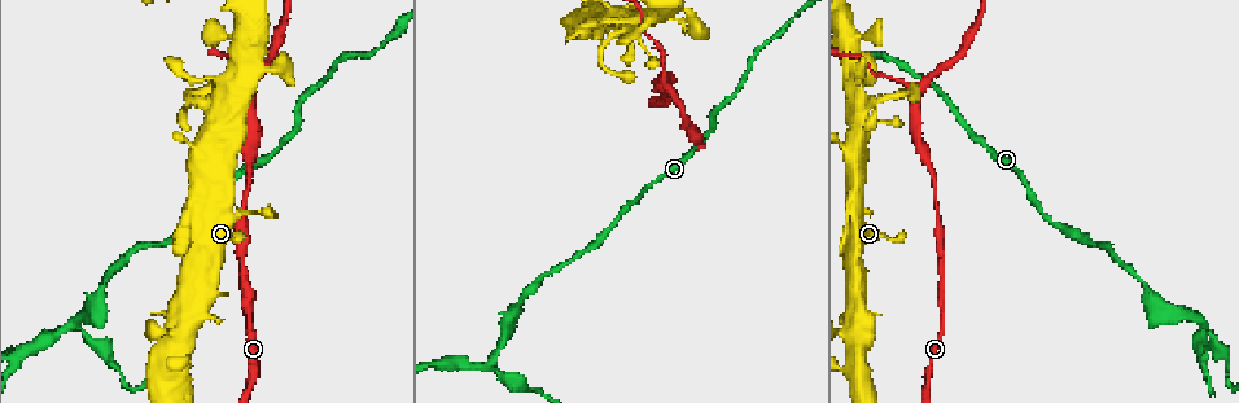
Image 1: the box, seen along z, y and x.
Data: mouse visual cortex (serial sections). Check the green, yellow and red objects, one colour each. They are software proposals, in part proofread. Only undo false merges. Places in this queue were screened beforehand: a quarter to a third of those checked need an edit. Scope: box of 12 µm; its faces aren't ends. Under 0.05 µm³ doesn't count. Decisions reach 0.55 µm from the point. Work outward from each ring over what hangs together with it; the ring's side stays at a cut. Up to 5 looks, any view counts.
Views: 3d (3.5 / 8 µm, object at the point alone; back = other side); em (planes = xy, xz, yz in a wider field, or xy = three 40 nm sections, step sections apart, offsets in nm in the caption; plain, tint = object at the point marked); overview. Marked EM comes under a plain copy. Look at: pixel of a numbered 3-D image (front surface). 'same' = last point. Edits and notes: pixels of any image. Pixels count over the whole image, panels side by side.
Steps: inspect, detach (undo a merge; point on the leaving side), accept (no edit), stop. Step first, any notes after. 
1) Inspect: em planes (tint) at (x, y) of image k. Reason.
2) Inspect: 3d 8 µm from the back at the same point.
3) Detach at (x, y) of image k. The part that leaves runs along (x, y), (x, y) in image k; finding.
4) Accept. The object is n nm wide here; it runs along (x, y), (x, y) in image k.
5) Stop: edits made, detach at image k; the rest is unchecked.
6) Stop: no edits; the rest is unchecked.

Inspect: 3d 8 µm at (663, 80) of image 1. Three-way junction.

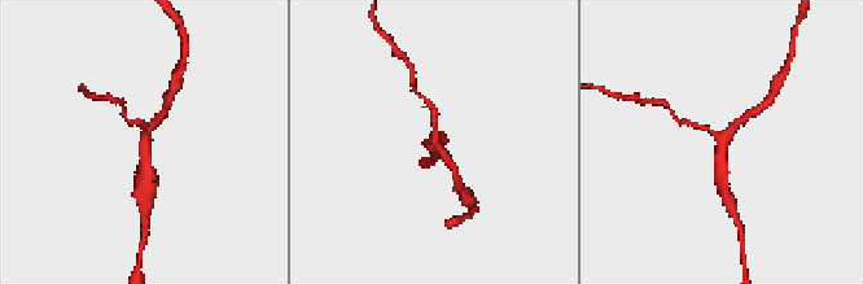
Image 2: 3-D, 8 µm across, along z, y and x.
Inspect: 3d 3.5 µm from the back at (723, 143) of image 2.

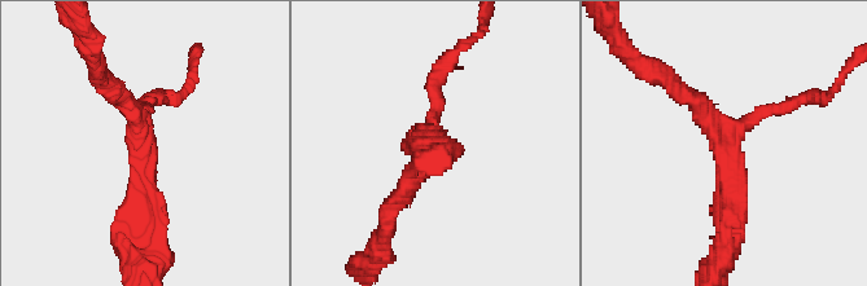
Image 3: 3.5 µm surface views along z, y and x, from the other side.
Inspect: em xy step 2 (tint) at (722, 145) of image 3.

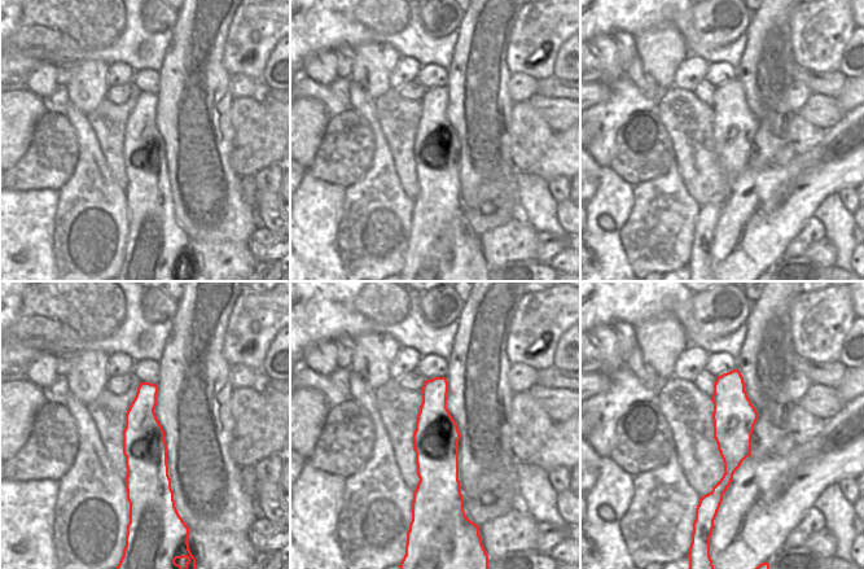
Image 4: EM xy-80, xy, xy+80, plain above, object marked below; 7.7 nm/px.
Accept. 3 arms meet here; it runs along (732, 229), (723, 142), (673, 87) in image 3; continuous, no second cell.

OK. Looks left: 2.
Inspect: 3d 8 µm at (73, 319) of image 1. A narrow waist.

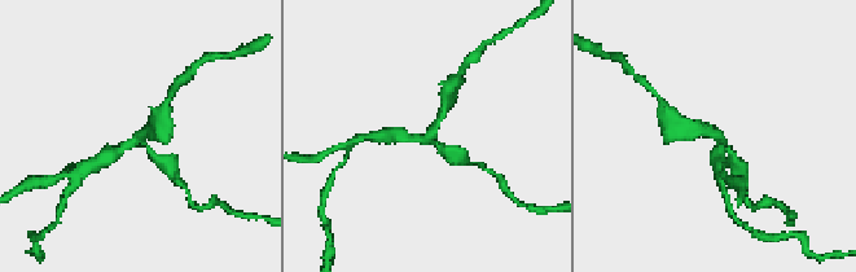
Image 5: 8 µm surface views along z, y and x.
Inspect: em xy step 3 (tint) at (721, 138) of image 5. Shape alone is not enough.

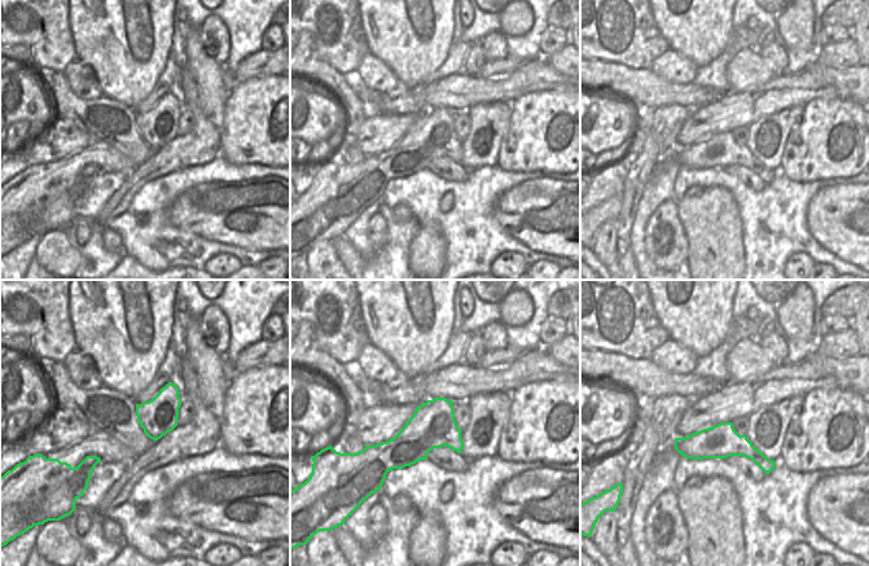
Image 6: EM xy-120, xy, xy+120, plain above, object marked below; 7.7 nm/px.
Detach at (45, 181) of image 5. The arms are 150, 250, 250 nm wide; a second cell is stuck on.

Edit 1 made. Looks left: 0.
Stop: edits made, detach at image 5; the rest is unchecked.

